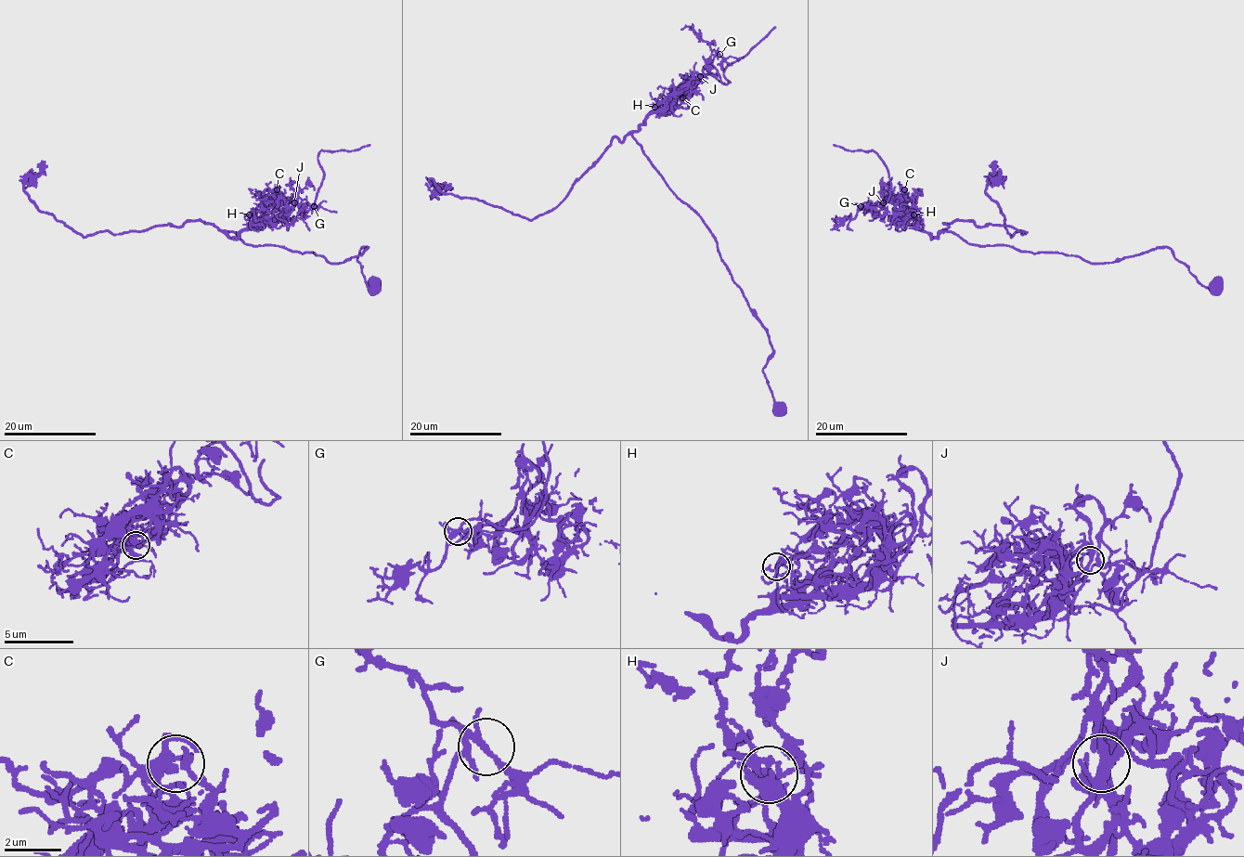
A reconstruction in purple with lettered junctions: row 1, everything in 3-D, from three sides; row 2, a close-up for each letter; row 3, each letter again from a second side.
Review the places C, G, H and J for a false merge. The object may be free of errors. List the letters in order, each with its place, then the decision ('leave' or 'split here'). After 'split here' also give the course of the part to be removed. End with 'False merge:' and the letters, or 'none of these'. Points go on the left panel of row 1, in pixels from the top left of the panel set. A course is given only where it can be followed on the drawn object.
C: (277, 189) | leave
G: (314, 206) | leave
H: (249, 214) | leave
J: (294, 202) | split here | (294, 202), (296, 196), (300, 204), (314, 205), (324, 171), (318, 161), (320, 151), (355, 151), (370, 144)
False merge: J

